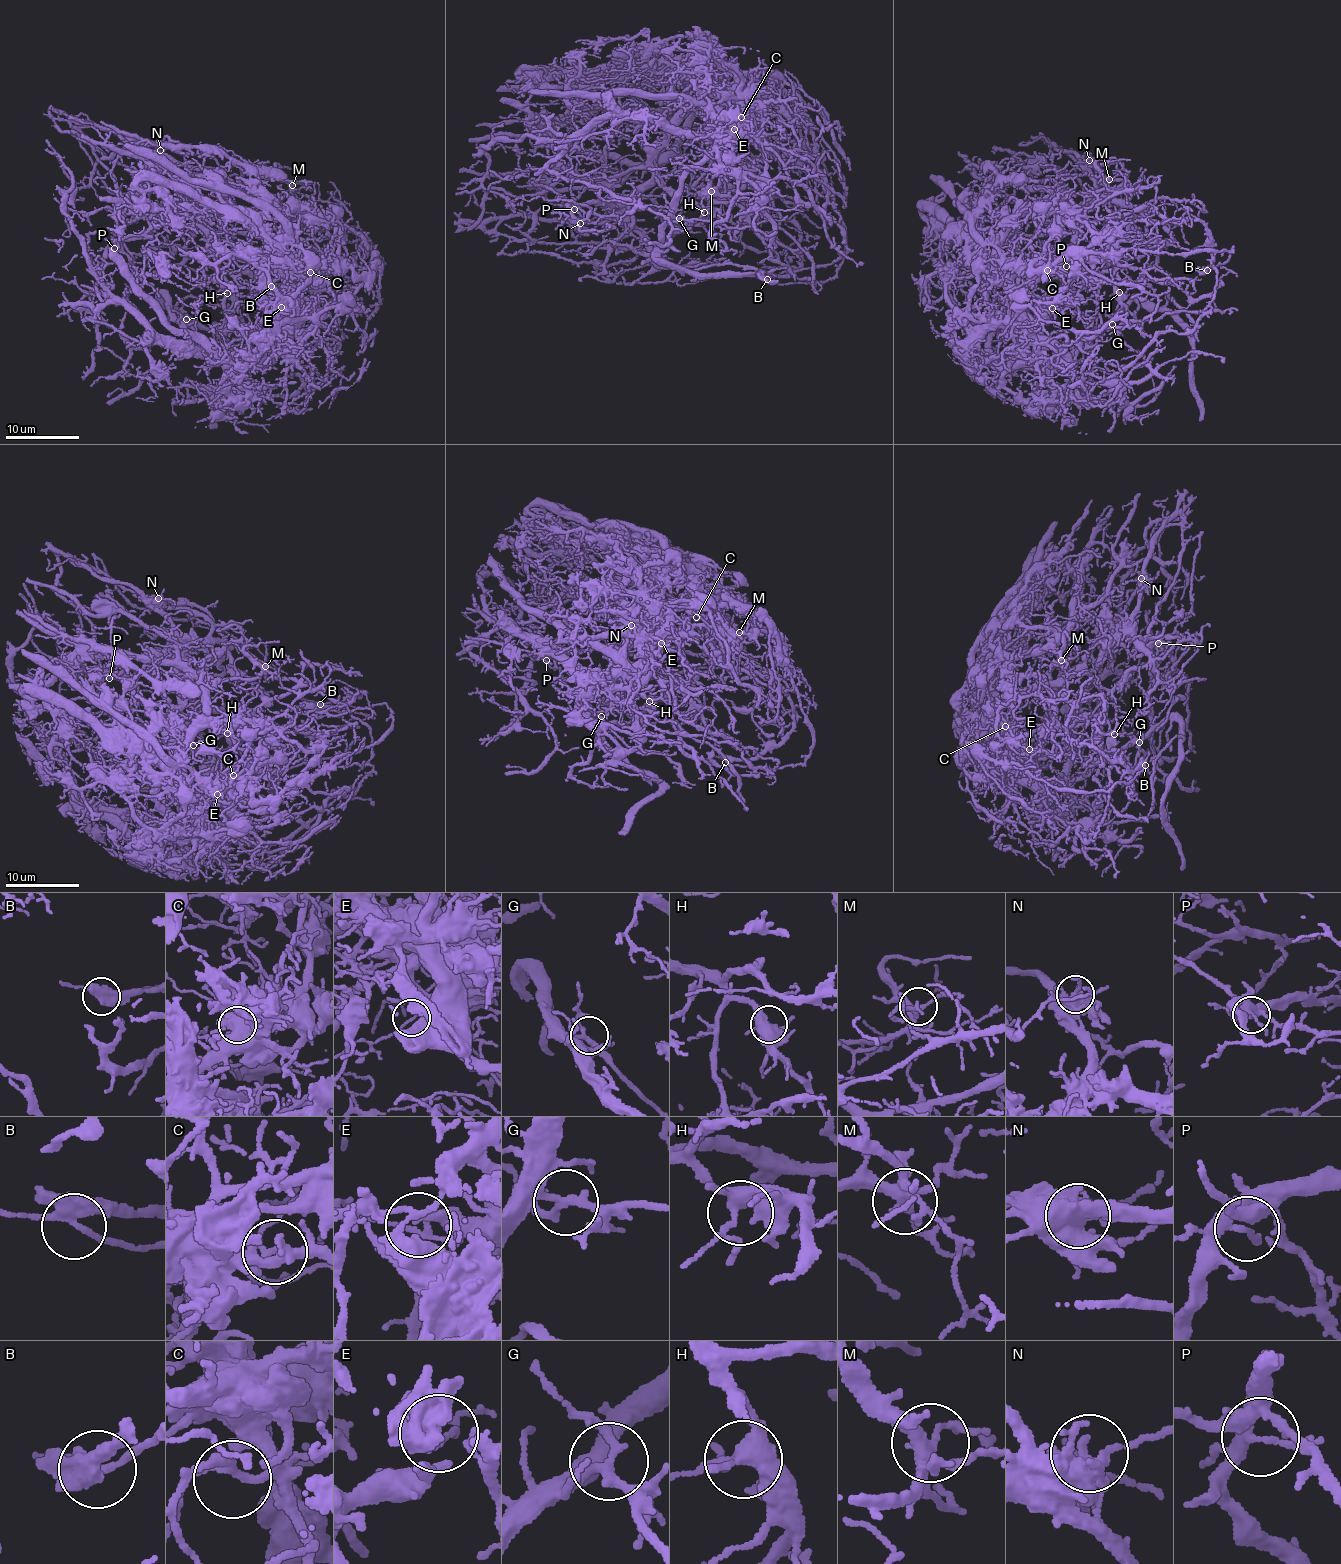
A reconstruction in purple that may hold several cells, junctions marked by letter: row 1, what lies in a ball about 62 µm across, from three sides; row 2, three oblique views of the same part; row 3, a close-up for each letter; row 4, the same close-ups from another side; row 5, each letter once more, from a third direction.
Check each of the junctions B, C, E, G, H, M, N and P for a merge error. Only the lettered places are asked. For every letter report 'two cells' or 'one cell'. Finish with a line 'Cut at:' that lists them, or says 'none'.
B: one cell
C: one cell
E: one cell
G: one cell
H: one cell
M: one cell
N: one cell
P: one cell
Cut at: none

